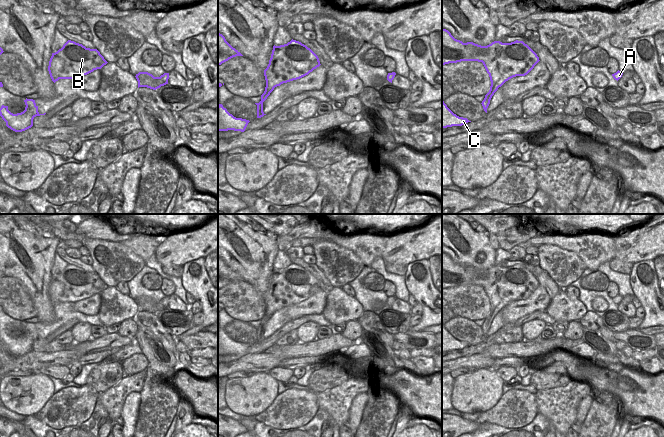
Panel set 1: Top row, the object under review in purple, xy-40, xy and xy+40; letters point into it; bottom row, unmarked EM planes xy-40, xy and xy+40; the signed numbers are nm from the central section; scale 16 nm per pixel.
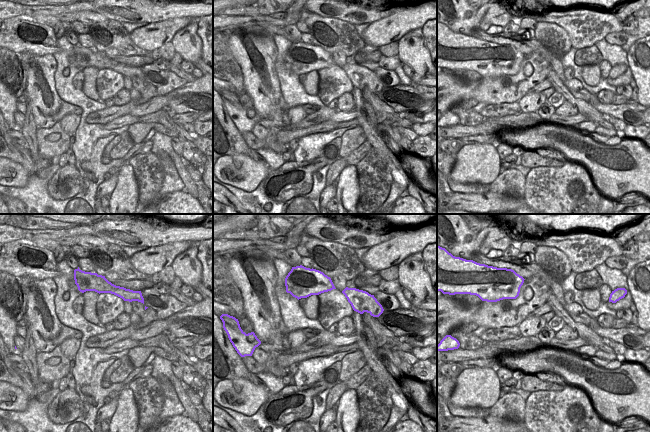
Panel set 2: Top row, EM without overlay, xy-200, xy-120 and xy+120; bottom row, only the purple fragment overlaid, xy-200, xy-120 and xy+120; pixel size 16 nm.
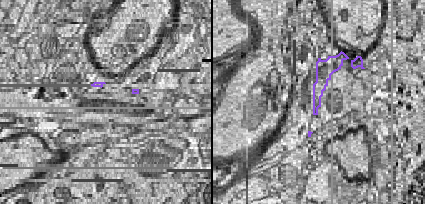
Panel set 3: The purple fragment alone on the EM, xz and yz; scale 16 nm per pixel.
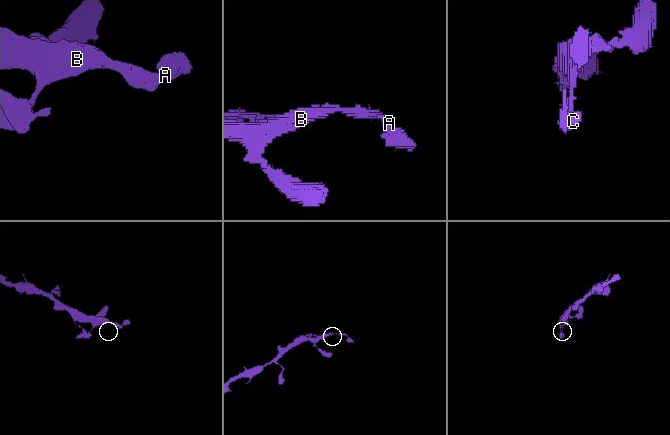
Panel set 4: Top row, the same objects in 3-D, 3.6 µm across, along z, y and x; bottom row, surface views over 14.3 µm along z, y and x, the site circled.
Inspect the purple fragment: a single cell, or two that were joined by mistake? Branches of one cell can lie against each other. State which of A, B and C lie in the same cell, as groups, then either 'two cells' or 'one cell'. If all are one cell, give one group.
A B / C; two cells

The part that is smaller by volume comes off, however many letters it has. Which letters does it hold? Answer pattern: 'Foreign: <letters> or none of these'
Foreign: C

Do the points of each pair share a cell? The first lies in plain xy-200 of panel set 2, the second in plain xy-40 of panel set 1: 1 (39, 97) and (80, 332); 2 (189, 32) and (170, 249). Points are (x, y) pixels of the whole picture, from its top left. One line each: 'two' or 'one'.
1: two
2: two

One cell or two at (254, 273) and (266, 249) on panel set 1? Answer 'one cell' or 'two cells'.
one cell

